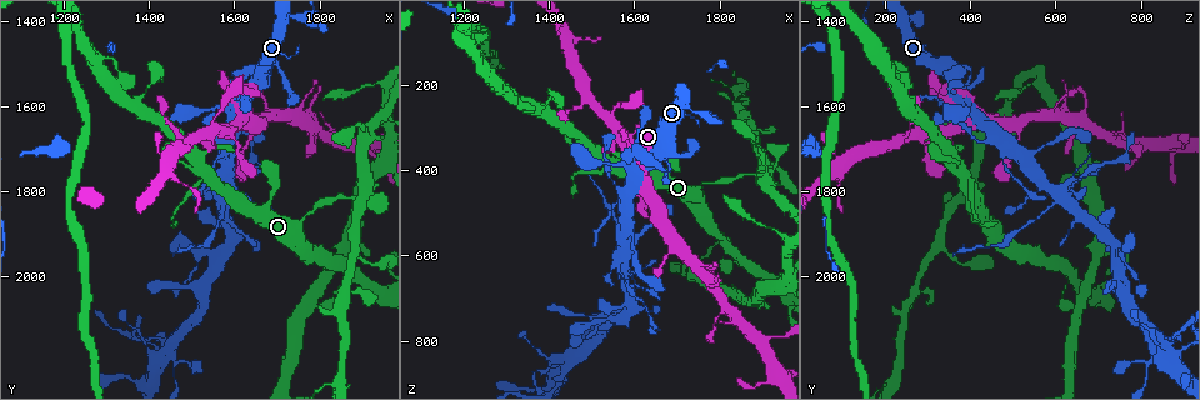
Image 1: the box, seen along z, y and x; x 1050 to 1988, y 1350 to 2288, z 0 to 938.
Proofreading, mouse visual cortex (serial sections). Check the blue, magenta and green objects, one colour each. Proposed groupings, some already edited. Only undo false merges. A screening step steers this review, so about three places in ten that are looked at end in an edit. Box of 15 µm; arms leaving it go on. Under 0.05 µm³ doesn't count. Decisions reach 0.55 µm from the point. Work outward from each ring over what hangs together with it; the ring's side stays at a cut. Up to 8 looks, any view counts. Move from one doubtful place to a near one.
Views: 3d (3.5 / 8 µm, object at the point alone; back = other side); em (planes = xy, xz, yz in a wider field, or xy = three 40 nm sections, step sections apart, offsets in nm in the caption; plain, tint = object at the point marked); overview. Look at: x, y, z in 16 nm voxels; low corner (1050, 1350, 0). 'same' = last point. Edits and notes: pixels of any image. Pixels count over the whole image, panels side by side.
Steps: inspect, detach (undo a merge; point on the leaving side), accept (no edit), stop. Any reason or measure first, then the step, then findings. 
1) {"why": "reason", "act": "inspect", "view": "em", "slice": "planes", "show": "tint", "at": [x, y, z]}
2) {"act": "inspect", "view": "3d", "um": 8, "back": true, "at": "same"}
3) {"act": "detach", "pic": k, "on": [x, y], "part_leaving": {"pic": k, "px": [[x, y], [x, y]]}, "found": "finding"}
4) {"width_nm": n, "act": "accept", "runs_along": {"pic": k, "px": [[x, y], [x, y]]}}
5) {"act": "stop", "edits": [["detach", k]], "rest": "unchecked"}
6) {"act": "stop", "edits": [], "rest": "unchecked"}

{"why": "abrupt turn", "act": "inspect", "view": "3d", "um": 8, "at": [1535, 1770, 395]}

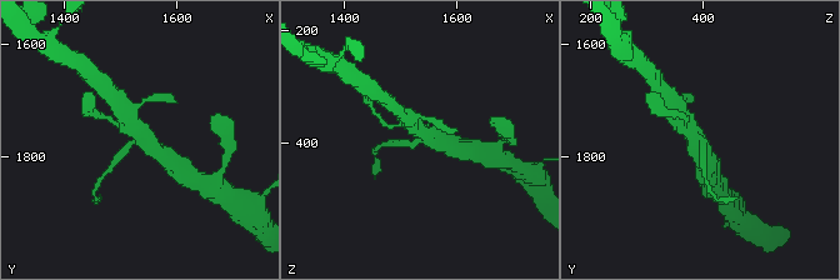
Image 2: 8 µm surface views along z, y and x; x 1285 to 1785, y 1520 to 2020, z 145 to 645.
{"arms": 3, "arm_widths_nm": [250, 500, 600], "why": "now the EM", "act": "inspect", "view": "em", "slice": "xy", "step": 1, "show": "tint", "at": [1535, 1765, 395]}

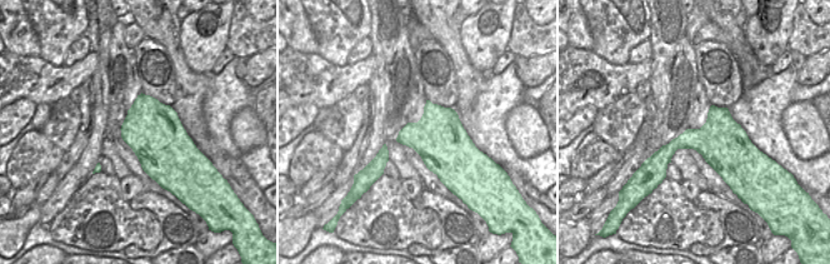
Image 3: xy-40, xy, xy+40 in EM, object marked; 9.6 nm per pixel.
{"width_nm": 500, "act": "detach", "pic": 2, "on": [395, 143], "part_leaving": {"pic": 2, "px": [[414, 143], [380, 144], [378, 146]]}, "found": "two cells meet here"}

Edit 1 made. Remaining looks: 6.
{"why": "a narrow waist", "act": "inspect", "view": "3d", "um": 3.5, "at": [1775, 1845, 430]}

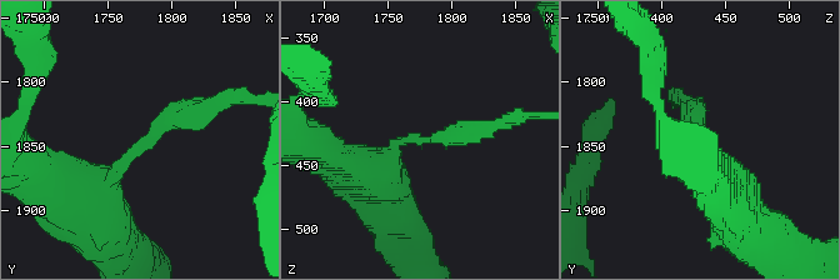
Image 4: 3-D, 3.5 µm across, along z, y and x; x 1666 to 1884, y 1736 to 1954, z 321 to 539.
{"arm_widths_nm": [250, 300], "act": "inspect", "view": "em", "slice": "planes", "show": "tint", "at": [1780, 1842, 430]}

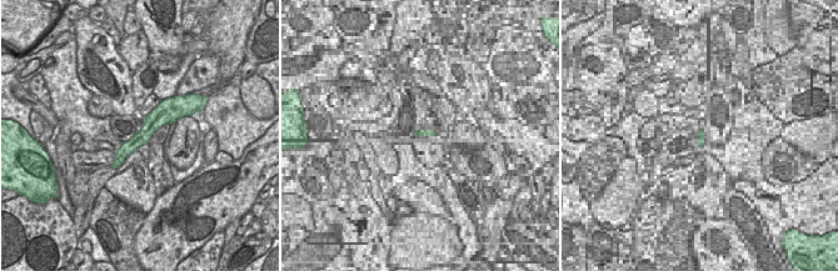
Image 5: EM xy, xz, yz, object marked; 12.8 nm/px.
{"width_nm": 220, "act": "detach", "pic": 4, "on": [438, 139], "part_leaving": {"pic": 4, "px": [[411, 138], [461, 135], [515, 119]]}, "found": "two cells meet here"}

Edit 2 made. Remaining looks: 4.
{"why": "sudden change in width", "act": "inspect", "view": "em", "slice": "xy", "step": 2, "show": "tint", "at": [1575, 1845, 580]}

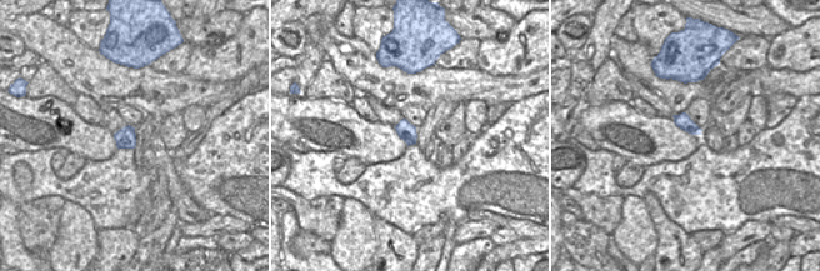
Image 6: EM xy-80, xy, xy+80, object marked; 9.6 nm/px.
{"act": "inspect", "view": "3d", "um": 3.5, "at": "same"}

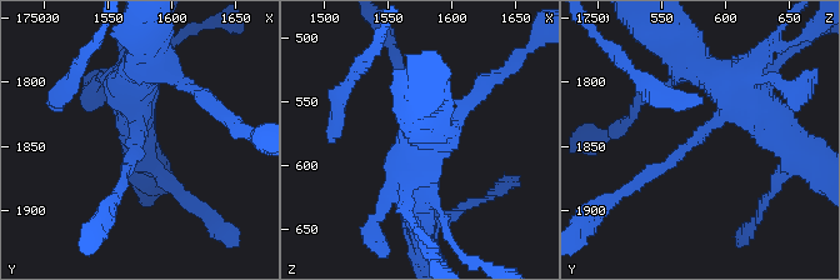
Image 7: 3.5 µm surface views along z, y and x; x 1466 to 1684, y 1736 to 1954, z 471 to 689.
{"act": "accept", "runs_along": {"pic": 7, "px": [[726, 73], [718, 123], [630, 188]]}, "found": "continuous, no second cell"}

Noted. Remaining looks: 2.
{"act": "stop", "edits": [["detach", 2], ["detach", 4]], "rest": "unchecked"}

